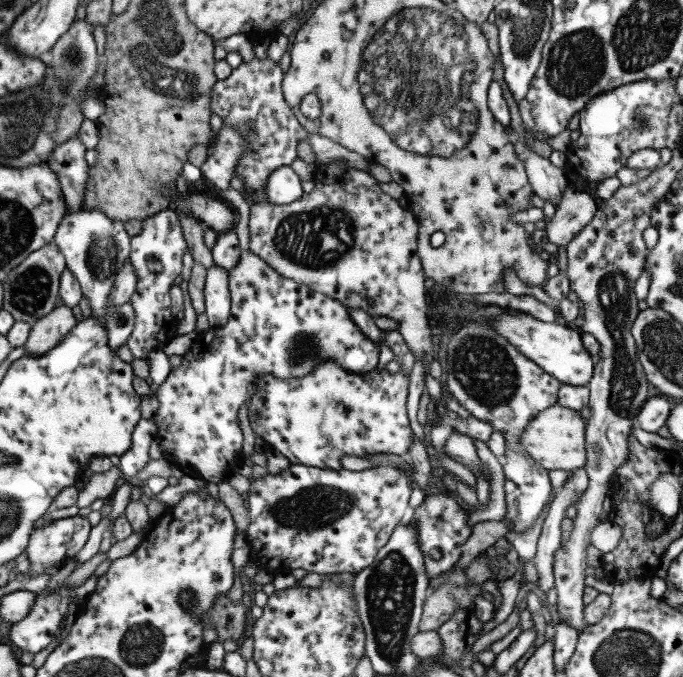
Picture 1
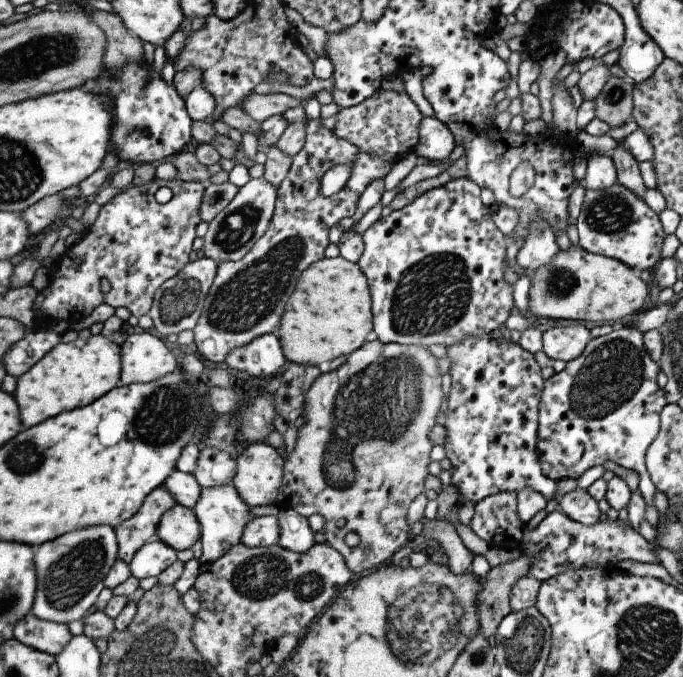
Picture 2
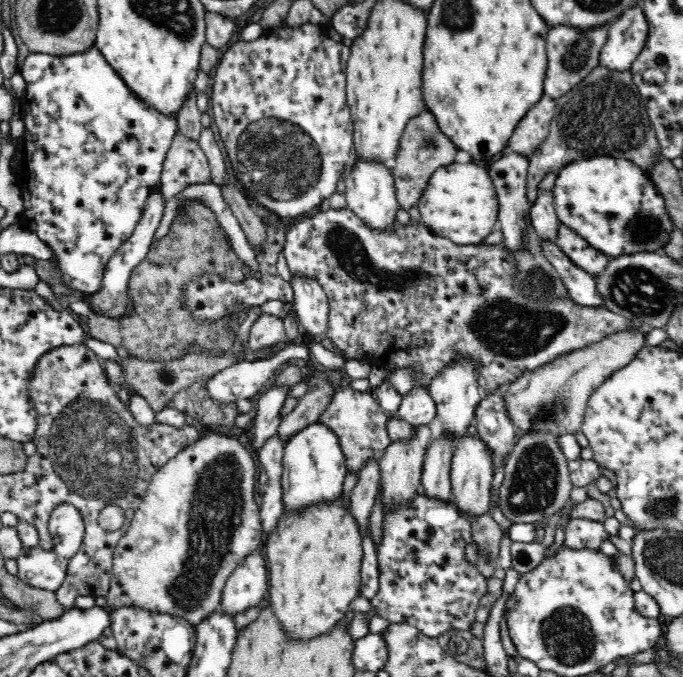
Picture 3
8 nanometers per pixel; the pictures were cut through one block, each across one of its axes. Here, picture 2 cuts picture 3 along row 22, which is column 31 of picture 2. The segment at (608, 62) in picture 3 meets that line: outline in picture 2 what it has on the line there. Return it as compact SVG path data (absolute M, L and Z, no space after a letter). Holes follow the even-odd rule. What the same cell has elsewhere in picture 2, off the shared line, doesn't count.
M26 613L13 628L13 638L34 650L56 656L68 646L73 635L66 623L47 621Z

